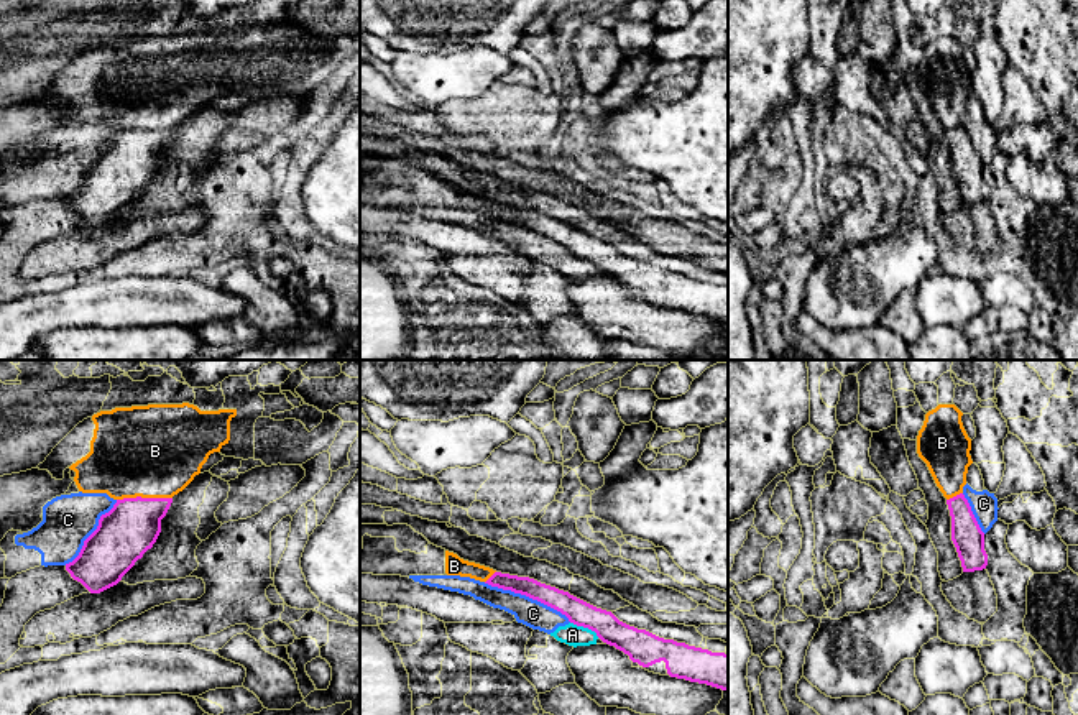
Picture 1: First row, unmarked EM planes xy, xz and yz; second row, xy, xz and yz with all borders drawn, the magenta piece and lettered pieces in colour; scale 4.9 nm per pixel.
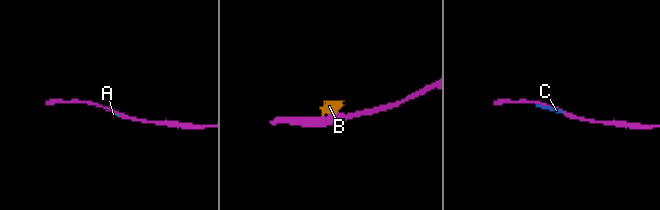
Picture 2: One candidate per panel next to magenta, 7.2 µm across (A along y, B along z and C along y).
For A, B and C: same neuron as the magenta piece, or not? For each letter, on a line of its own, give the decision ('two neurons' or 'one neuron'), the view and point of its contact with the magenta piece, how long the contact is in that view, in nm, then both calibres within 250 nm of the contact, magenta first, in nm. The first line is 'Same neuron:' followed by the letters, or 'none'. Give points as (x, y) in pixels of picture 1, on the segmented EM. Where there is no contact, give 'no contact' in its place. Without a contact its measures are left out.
Same neuron: none
A: two neurons; meets magenta in xz at (585, 627); contact 160 nm long; 140 nm thick on the magenta side, 110 nm on the other
B: two neurons; meets magenta in xy at (143, 498); contact 280 nm long; 280 nm thick on the magenta side, 460 nm on the other
C: two neurons; meets magenta in xz at (528, 595); contact 480 nm long; 110 nm thick on the magenta side, 140 nm on the other

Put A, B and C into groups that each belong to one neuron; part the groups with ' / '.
A C / B

